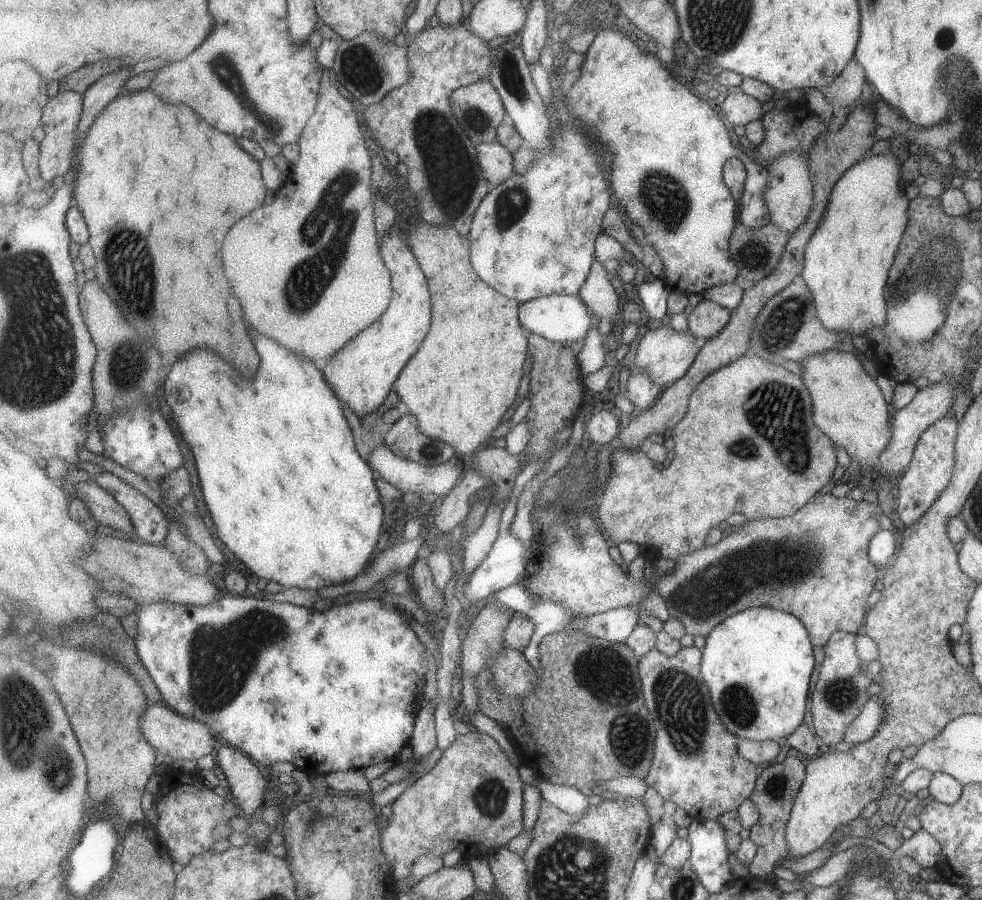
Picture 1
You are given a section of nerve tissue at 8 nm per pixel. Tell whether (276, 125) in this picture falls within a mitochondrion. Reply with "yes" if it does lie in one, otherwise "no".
yes

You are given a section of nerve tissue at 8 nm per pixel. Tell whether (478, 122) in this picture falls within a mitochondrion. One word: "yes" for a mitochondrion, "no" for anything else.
yes

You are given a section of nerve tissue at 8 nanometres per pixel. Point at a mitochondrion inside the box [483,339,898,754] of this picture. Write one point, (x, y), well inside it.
(704, 593)

